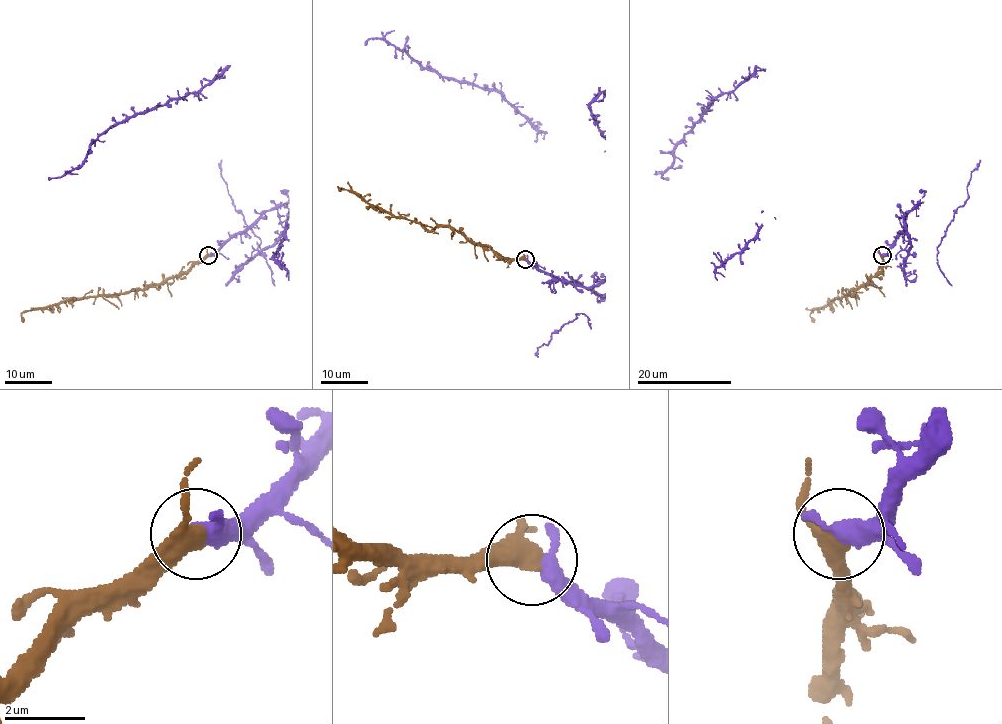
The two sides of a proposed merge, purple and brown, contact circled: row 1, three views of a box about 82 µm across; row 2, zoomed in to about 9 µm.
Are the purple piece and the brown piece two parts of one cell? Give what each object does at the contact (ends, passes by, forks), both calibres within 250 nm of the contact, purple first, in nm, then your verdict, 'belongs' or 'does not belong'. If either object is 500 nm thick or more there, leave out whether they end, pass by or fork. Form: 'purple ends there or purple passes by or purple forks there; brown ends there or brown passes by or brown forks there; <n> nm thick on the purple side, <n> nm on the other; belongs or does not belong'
purple passes by; brown passes by; 320 nm thick on the purple side, 420 nm on the other; belongs

